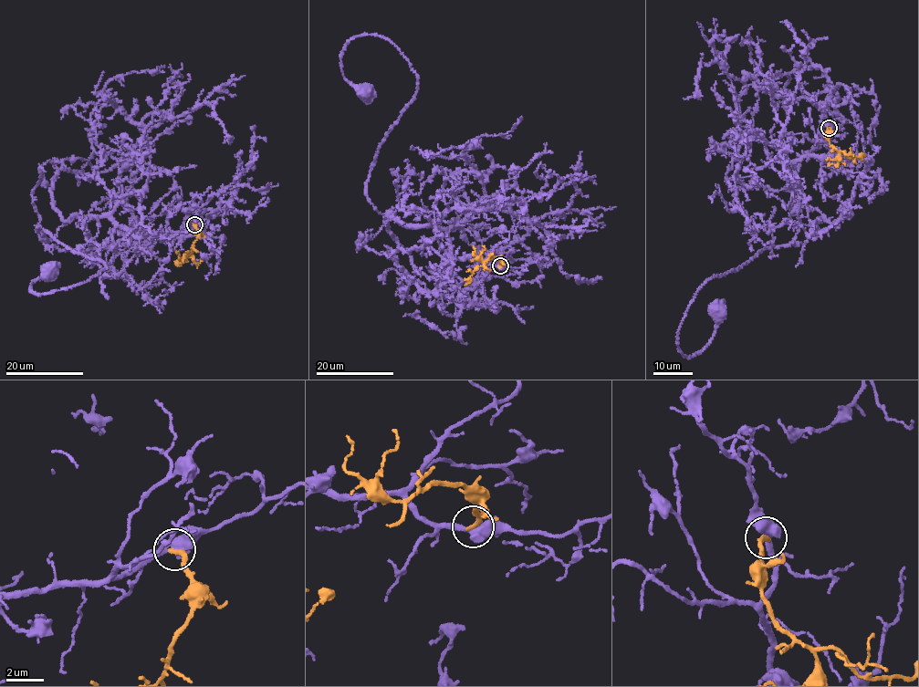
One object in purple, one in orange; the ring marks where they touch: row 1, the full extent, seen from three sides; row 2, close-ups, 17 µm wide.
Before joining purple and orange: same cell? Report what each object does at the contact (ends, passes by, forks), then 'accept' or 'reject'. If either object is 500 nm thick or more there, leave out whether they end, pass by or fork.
accept

